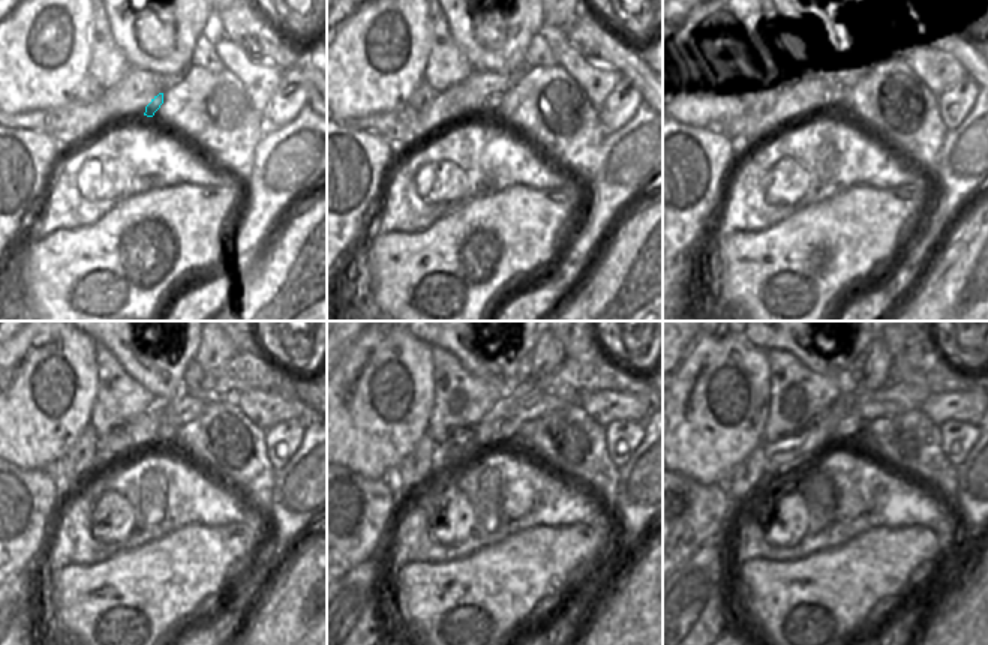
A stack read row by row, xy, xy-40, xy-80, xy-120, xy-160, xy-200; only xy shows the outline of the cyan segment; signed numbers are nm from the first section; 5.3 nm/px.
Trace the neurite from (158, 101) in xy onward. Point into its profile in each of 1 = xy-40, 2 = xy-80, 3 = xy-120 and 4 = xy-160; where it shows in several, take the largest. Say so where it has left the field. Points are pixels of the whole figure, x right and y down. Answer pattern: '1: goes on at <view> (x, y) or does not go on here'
1: goes on at xy-40 (495, 99)
2: goes on at xy-80 (831, 98)
3: goes on at xy-120 (165, 434)
4: goes on at xy-160 (508, 428)

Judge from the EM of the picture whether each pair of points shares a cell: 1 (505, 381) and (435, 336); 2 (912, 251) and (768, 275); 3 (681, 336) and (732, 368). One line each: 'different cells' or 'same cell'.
1: same cell
2: different cells
3: different cells

